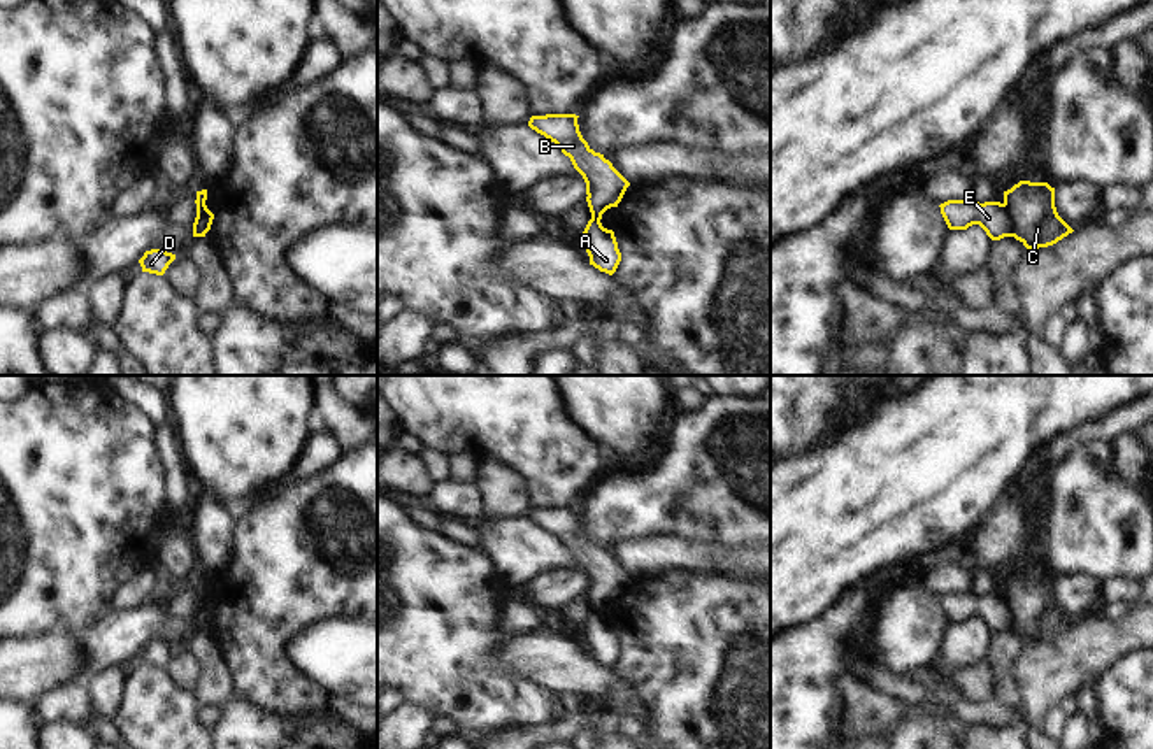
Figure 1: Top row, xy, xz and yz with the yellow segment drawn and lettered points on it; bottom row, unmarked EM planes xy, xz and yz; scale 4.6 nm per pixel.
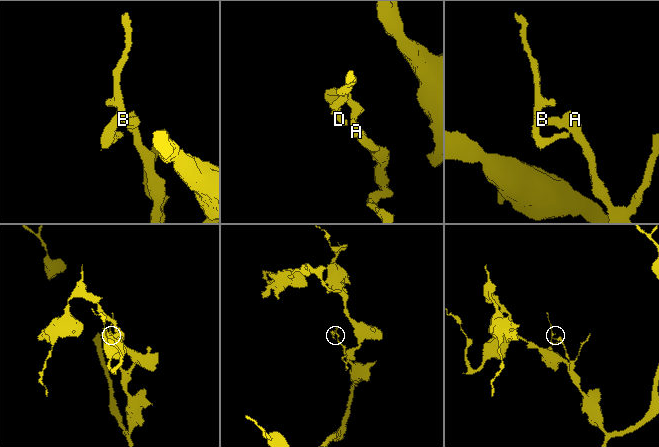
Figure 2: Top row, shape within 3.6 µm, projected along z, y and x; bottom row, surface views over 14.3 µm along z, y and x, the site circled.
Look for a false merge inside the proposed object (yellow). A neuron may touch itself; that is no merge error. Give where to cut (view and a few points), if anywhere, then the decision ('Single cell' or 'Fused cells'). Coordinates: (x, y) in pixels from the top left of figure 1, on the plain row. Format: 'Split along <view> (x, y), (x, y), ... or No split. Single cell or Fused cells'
Split along yz (1004, 595), (1009, 606), (1011, 628). Fused cells

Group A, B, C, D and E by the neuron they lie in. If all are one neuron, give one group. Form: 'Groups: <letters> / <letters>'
Groups: A C / B D E

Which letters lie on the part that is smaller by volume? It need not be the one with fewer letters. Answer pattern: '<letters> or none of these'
B, D, E

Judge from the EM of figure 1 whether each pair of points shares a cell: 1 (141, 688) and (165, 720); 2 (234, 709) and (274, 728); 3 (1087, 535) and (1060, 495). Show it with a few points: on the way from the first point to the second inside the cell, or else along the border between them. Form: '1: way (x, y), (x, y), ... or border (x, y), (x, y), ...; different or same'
1: way (148, 695), (150, 704), (158, 713); same
2: way (244, 720), (253, 728), (264, 728); same
3: way (1087, 525), (1071, 506); same

